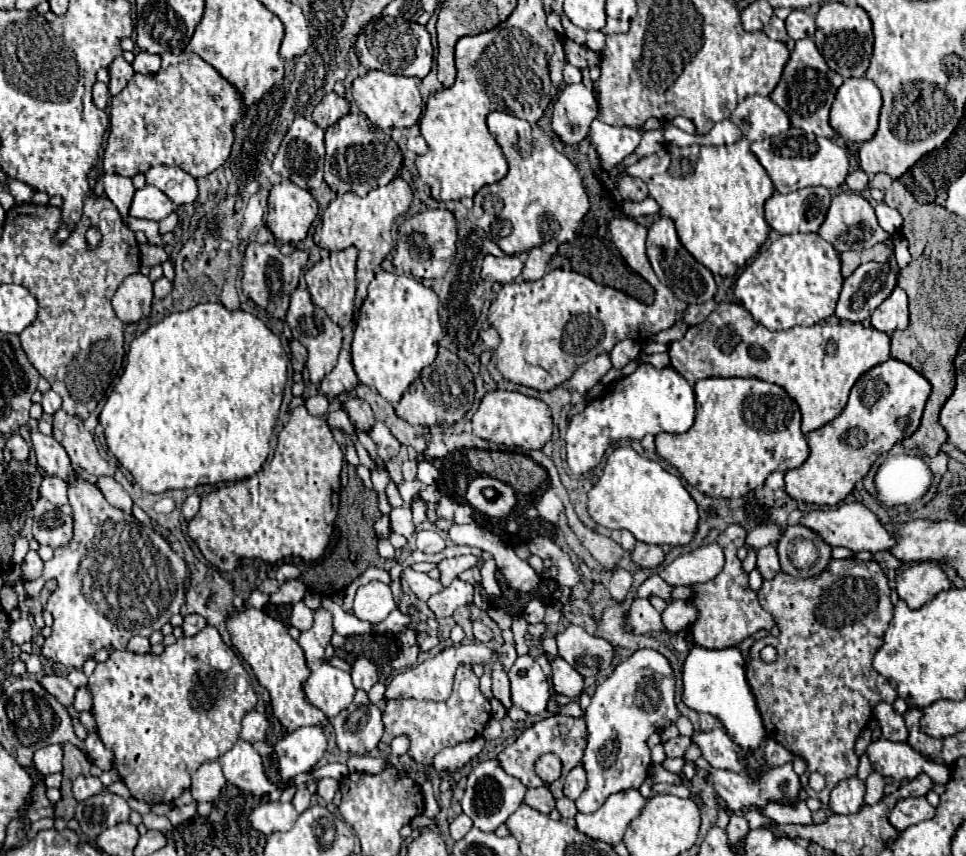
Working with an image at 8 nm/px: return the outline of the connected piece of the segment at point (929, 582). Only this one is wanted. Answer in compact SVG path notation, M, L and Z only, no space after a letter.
M922 561L906 569L900 569L896 575L896 593L910 609L918 609L932 601L940 591L948 591L950 581L938 563Z

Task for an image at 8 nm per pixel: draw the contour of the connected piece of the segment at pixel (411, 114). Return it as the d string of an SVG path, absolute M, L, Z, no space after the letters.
M368 71L366 77L358 77L352 81L352 97L360 111L380 129L392 127L412 127L418 123L422 113L422 95L418 91L420 79L416 77L402 77L402 75L388 75L384 71Z

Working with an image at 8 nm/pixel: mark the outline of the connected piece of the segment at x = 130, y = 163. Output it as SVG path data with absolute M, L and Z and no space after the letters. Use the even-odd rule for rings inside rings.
M164 53L161 67L154 75L134 75L130 83L112 97L110 107L110 135L102 157L104 173L118 173L124 177L134 177L136 173L146 173L154 165L176 165L200 179L224 165L232 149L232 125L242 115L240 93L224 79L220 73L208 65L196 53ZM126 115L162 115L162 119L126 119Z

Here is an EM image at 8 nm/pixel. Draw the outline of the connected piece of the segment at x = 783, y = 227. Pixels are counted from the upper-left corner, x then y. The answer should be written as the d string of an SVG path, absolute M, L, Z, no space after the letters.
M798 191L786 195L774 193L766 201L764 209L766 209L766 223L780 235L788 235L788 233L796 233L800 227L804 199L798 195Z

